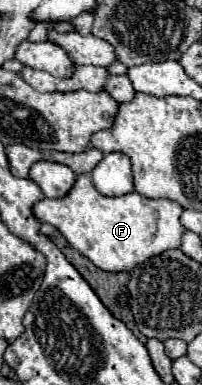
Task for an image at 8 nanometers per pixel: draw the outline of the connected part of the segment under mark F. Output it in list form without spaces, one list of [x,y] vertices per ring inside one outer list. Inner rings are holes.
[[[88,173],[78,175],[66,197],[42,199],[34,205],[34,215],[42,223],[54,225],[68,239],[68,243],[86,255],[96,267],[114,273],[130,271],[154,255],[160,255],[168,249],[178,249],[186,231],[180,223],[182,211],[184,207],[176,201],[152,201],[144,195],[138,195],[136,191],[120,197],[100,195]]]

